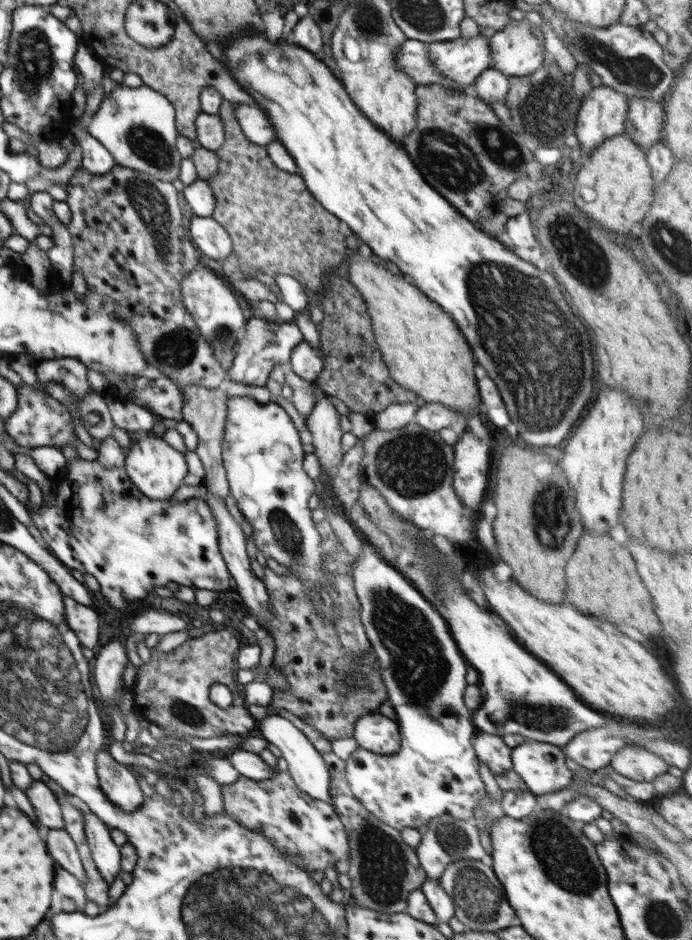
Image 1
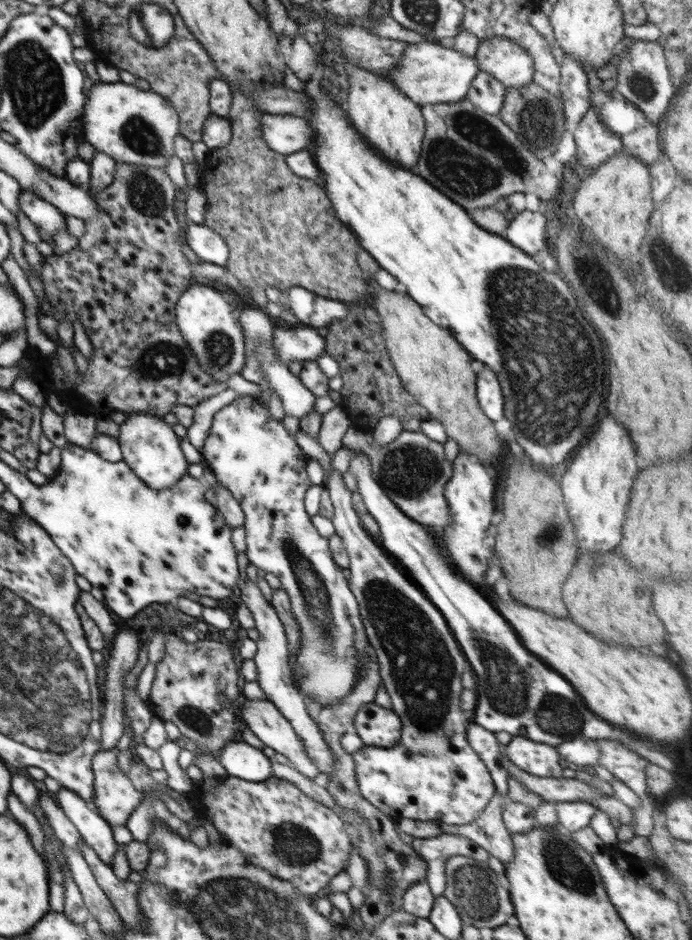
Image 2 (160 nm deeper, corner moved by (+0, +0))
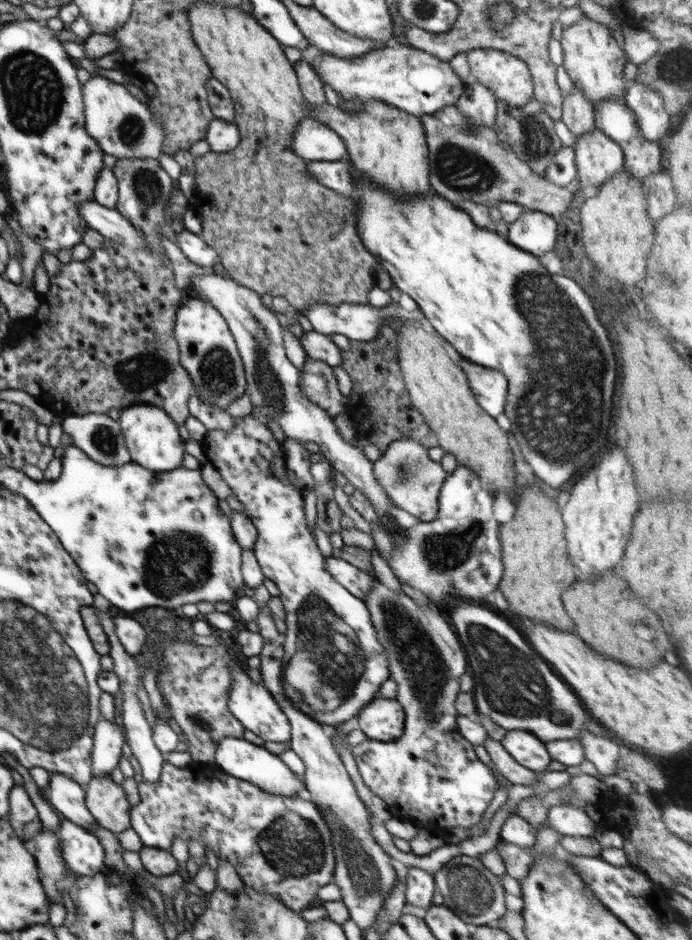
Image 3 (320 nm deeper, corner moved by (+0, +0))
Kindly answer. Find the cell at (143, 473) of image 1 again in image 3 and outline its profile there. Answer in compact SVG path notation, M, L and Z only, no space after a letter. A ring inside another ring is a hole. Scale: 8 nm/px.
M134 403L121 410L118 421L132 462L154 472L173 471L183 465L185 440L178 433L178 425L162 408L148 403Z

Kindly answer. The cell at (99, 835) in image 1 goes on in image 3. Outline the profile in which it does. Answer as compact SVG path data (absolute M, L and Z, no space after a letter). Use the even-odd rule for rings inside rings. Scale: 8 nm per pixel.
M49 773L48 786L44 795L52 808L63 819L90 832L96 822L86 806L84 786L62 773Z

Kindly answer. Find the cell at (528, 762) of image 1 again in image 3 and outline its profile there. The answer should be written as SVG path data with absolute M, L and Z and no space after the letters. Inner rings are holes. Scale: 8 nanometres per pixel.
M508 731L502 738L501 745L514 760L535 773L546 770L548 764L552 762L545 743L531 732Z

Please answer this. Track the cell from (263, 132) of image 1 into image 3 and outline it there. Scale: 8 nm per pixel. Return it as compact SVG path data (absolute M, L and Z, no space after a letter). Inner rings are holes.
M306 117L296 127L292 151L303 159L328 162L347 160L348 149L334 130L312 117Z

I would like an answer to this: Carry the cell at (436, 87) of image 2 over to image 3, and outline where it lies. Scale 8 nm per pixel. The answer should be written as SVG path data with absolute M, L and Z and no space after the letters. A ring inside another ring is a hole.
M393 44L348 60L324 53L314 60L313 68L320 80L331 86L344 101L356 99L363 104L380 101L418 117L455 106L466 88L448 61L411 45Z

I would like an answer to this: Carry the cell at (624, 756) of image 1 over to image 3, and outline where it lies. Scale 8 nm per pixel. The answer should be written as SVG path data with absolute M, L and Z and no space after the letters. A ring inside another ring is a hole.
M590 731L581 732L577 738L584 747L585 759L594 764L598 774L610 776L617 774L617 760L620 758L624 748L619 741L603 738Z

